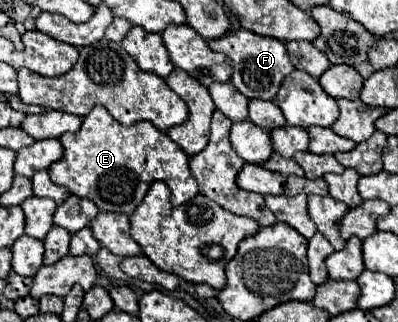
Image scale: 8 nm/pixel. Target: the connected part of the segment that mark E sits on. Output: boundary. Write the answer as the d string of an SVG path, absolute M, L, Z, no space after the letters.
M94 106L90 114L84 116L82 128L76 134L62 134L60 142L64 146L64 156L48 168L50 178L56 184L68 188L70 194L92 200L104 212L122 212L130 216L136 210L136 206L142 202L142 198L146 196L150 184L156 180L164 182L170 188L172 206L180 206L198 194L198 184L192 178L190 168L188 168L188 154L184 154L184 150L178 148L176 142L172 142L164 132L160 132L146 120L136 122L132 126L124 126L116 122L104 106Z

